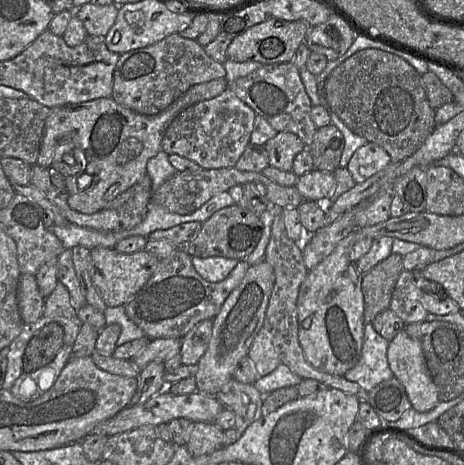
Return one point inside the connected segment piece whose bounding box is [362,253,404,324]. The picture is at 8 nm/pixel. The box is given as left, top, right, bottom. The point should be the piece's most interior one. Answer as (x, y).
(378, 283)

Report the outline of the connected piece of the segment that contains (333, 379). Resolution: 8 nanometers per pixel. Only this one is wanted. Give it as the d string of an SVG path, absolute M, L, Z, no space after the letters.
M271 205L274 220L271 228L271 236L266 248L264 260L268 262L274 270L275 282L266 310L263 328L270 334L275 350L280 361L286 365L290 371L302 379L312 379L321 384L353 394L362 401L367 401L367 392L355 382L346 380L343 376L328 374L315 369L305 358L303 350L298 340L298 320L297 320L297 298L302 282L305 280L308 269L305 266L302 251L303 240L296 243L291 240L285 230L282 209L279 206Z

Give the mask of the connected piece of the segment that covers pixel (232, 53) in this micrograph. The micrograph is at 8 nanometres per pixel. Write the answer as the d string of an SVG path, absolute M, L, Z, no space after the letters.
M269 17L231 40L226 51L227 59L238 63L259 62L263 65L292 62L298 47L305 42L310 29L310 25L304 21L286 21Z

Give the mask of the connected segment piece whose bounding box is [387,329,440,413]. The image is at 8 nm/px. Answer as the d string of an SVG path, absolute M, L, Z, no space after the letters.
M405 329L389 341L387 360L394 377L405 388L412 409L426 413L440 402L422 347Z

